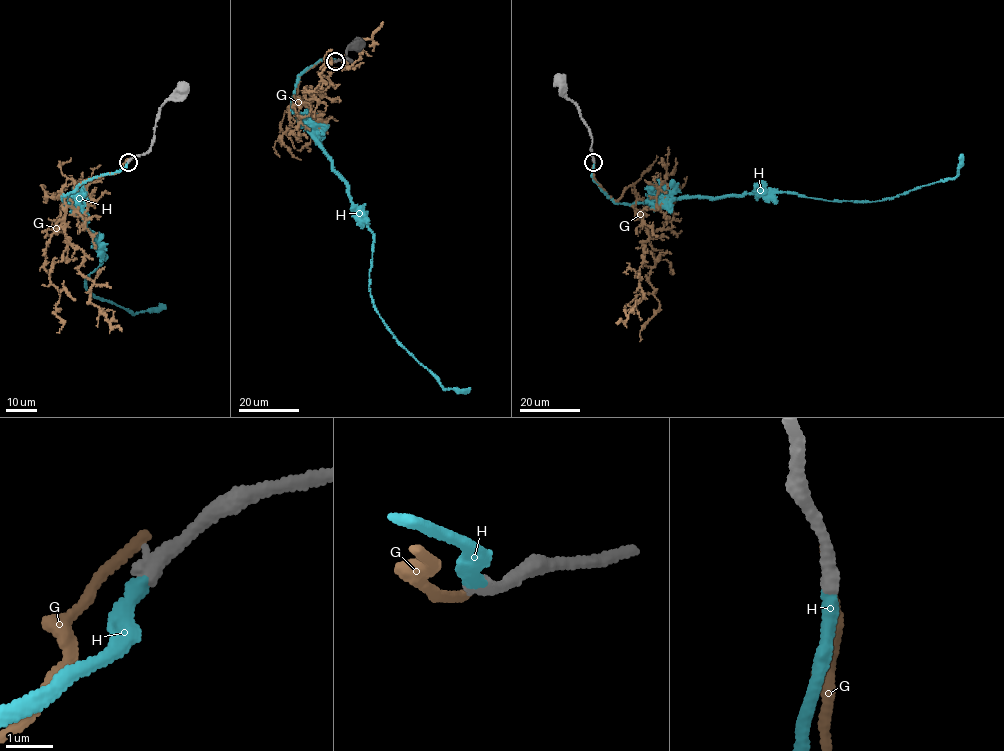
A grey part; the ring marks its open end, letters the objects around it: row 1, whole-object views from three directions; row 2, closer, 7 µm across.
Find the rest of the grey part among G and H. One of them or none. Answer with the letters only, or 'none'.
H

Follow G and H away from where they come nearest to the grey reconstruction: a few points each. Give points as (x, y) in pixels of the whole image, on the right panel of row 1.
G: (593, 160), (593, 178), (614, 200), (634, 186), (636, 217), (648, 240), (636, 275), (643, 298), (617, 324)
H: (593, 161), (592, 178), (615, 202), (768, 191), (858, 201), (895, 197), (953, 178), (961, 154)

